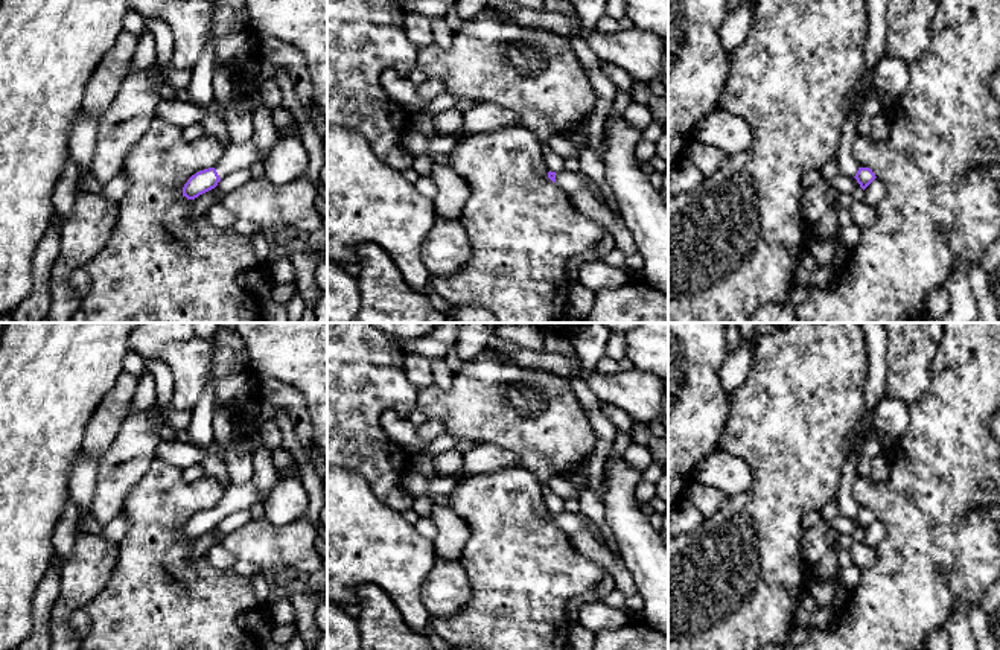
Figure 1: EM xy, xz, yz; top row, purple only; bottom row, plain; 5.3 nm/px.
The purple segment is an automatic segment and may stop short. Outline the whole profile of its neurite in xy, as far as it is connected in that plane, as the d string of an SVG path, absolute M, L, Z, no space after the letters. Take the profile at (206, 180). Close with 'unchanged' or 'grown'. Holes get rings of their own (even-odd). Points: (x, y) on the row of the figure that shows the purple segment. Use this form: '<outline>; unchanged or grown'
M253 140L236 145L231 143L215 167L209 167L192 175L183 187L183 196L195 199L199 195L215 189L228 174L239 169L250 169L254 163L263 163L268 154L263 154Z; grown

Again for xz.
M572 170L548 172L548 178L557 184L563 192L574 193L578 190L592 190L598 186L584 174Z; grown

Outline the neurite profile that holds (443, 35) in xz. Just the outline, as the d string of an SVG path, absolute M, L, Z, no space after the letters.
M437 18L431 21L434 32L434 43L441 47L447 47L452 43L454 32L447 26L444 18Z

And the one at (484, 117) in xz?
M478 104L472 110L463 113L463 128L470 135L516 126L522 126L516 113L496 104Z

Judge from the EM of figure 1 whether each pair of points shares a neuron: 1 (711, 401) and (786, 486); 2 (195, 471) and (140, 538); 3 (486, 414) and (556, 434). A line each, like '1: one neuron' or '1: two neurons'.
1: two neurons
2: two neurons
3: one neuron

